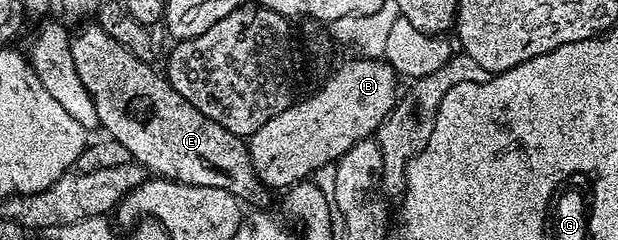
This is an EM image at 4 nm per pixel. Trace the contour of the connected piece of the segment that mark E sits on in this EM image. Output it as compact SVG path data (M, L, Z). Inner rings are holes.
M87 23L80 28L79 34L74 34L74 36L71 37L71 50L73 51L73 63L74 66L77 69L77 75L81 78L81 83L85 84L85 89L89 91L90 97L93 99L94 106L97 108L97 117L99 119L99 125L104 128L108 133L106 133L112 140L117 141L121 143L123 147L127 151L129 151L132 160L135 161L136 164L142 166L144 169L146 169L150 174L153 174L154 176L157 176L161 179L166 179L169 181L180 181L181 183L185 183L186 185L196 185L197 187L221 187L225 191L229 191L231 194L234 195L234 197L238 197L240 202L246 203L247 201L249 204L251 204L251 207L263 207L266 205L263 205L267 201L267 196L269 196L269 190L266 185L263 184L262 181L259 180L258 175L255 174L255 168L253 167L253 163L251 162L251 151L248 145L248 142L244 140L244 138L238 137L237 135L233 135L231 131L225 131L225 127L221 127L221 123L217 123L213 119L209 119L205 116L201 111L197 111L197 107L193 107L193 103L189 103L184 97L182 97L179 92L174 89L174 87L169 84L169 82L166 79L166 76L159 72L157 73L153 68L155 68L150 62L143 61L141 59L137 59L137 55L133 55L129 51L125 51L125 47L121 47L121 43L117 43L117 39L109 39L109 35L105 35L105 31L97 24L97 23Z

